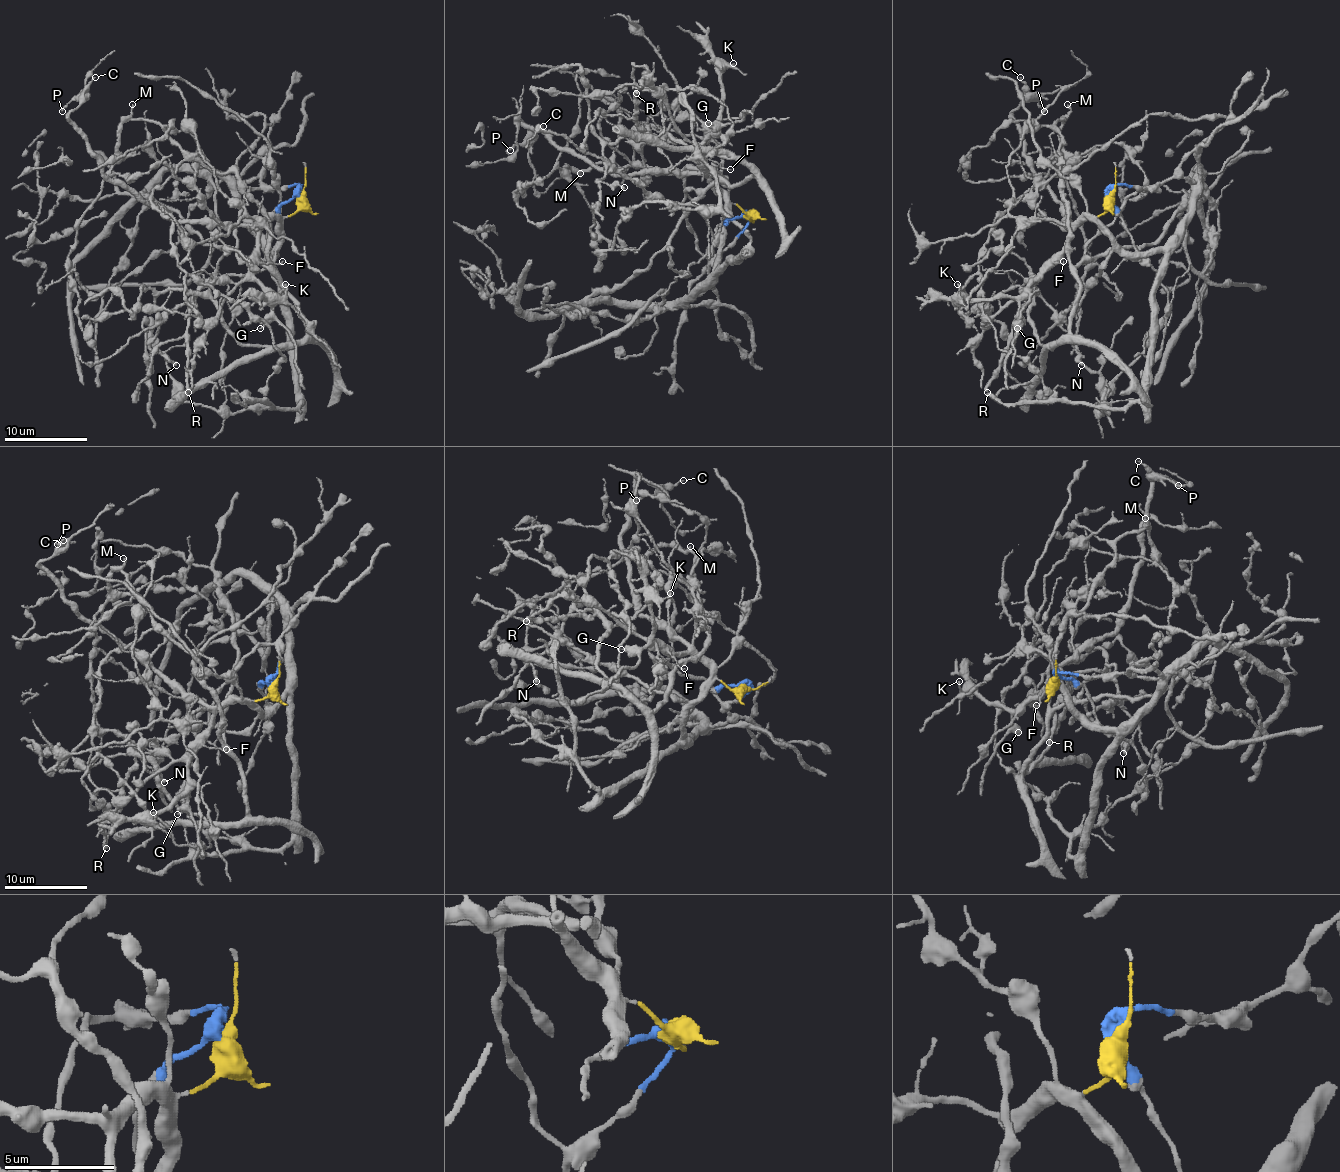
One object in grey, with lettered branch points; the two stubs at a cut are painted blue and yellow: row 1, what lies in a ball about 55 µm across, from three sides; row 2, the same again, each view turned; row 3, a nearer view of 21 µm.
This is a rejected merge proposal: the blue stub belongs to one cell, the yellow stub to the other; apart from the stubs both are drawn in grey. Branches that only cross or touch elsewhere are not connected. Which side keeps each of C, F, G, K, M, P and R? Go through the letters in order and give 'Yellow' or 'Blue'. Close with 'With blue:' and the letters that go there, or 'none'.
C: Yellow
F: Yellow
G: Yellow
K: Yellow
M: Blue
P: Yellow
R: Blue
With blue: M, R

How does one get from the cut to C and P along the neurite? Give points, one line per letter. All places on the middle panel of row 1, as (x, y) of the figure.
C: (747, 217), (703, 175), (612, 175), (562, 150), (552, 140), (516, 119), (531, 129), (543, 125)
P: (747, 217), (703, 175), (610, 175), (518, 119), (527, 127), (525, 140), (510, 150)

